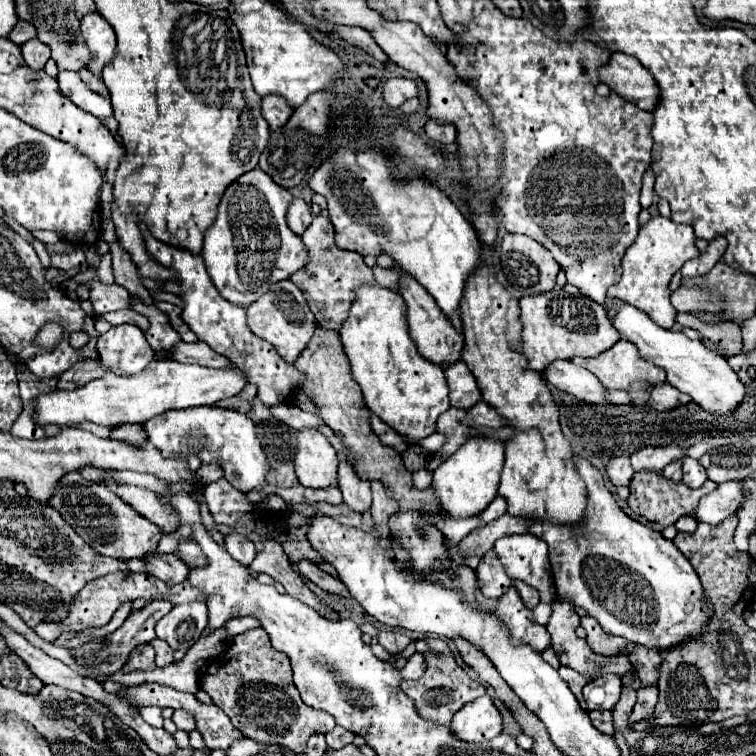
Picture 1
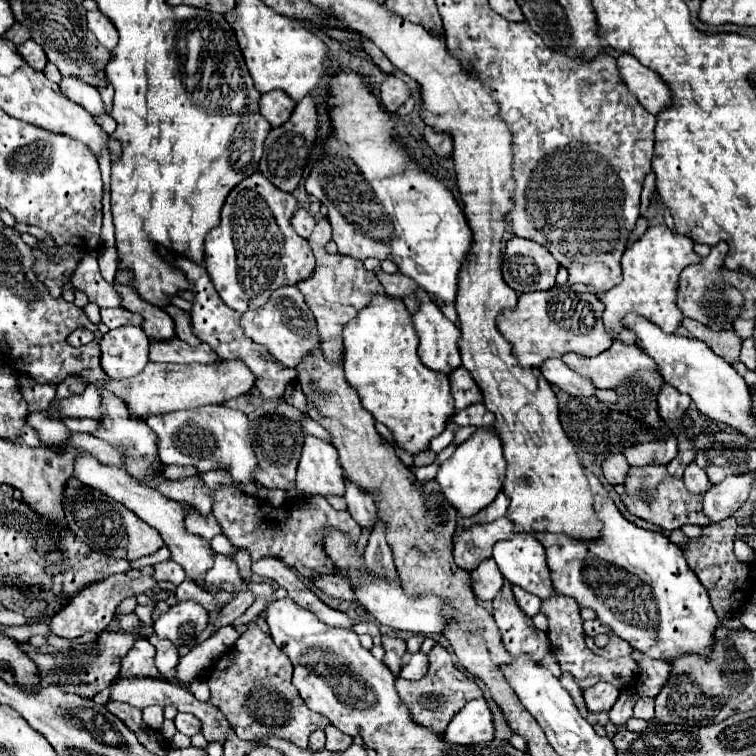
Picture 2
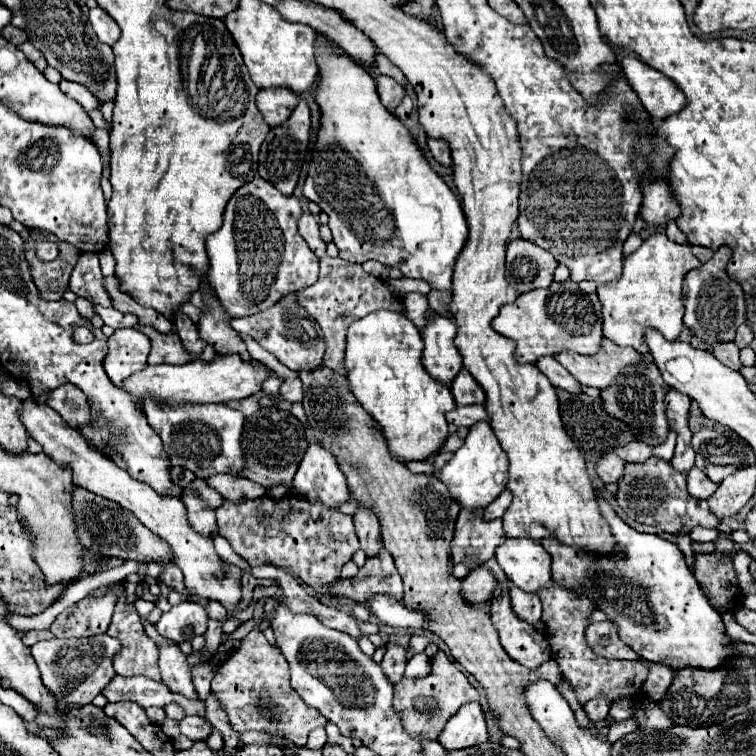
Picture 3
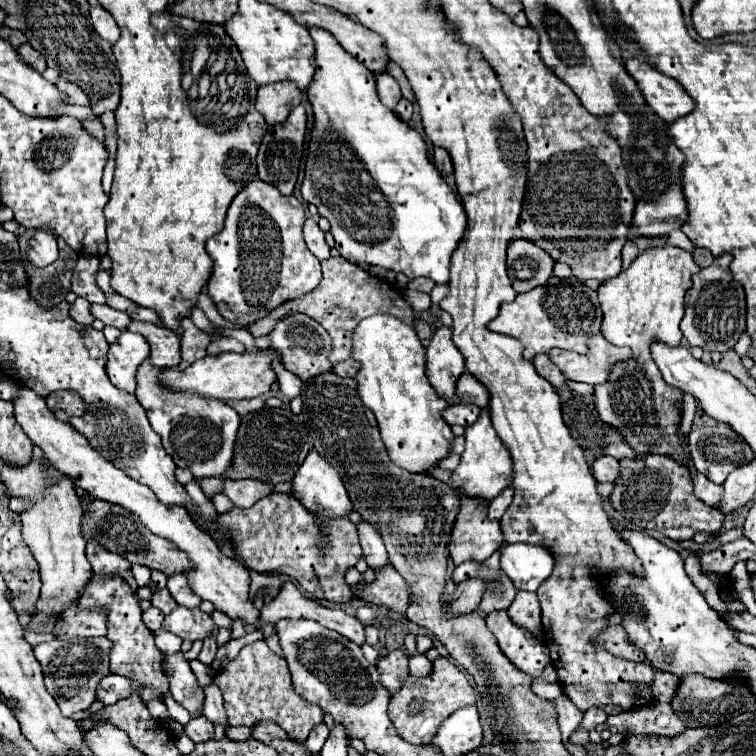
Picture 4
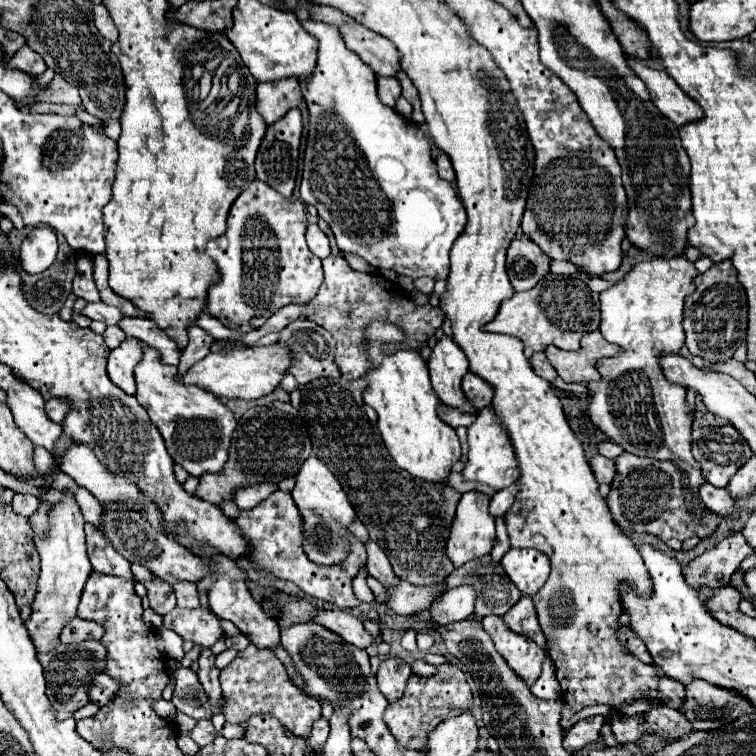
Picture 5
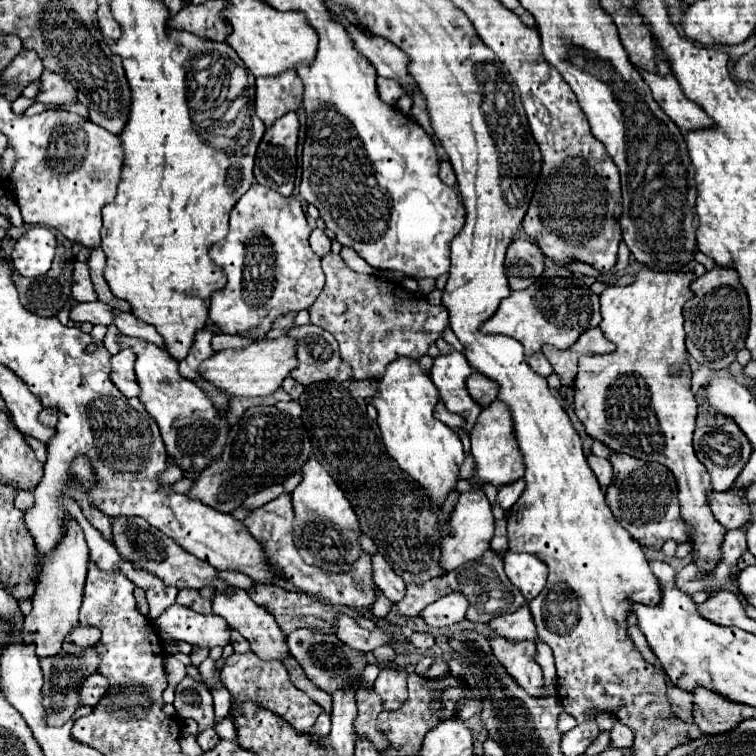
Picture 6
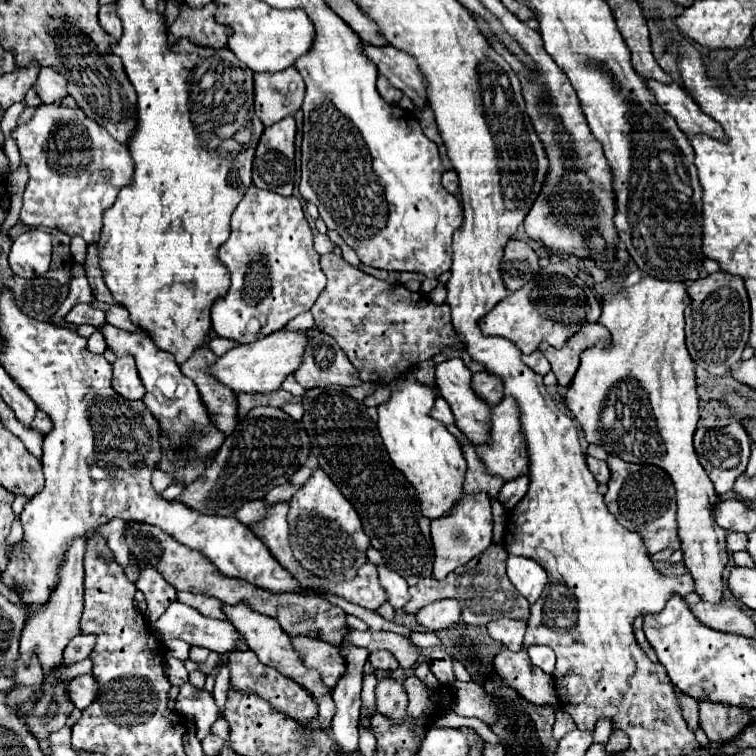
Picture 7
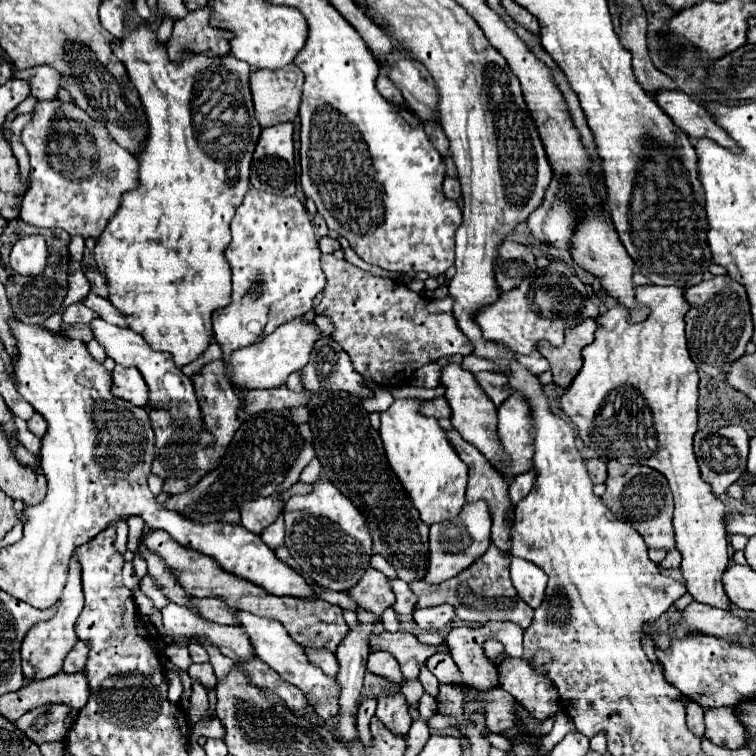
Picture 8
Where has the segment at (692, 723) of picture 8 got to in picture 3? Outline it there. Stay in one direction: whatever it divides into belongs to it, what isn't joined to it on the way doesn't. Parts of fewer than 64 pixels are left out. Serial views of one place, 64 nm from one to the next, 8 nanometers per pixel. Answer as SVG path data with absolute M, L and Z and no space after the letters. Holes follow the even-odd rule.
M648 662L648 678L642 684L642 692L648 700L658 702L664 698L670 682L674 678L674 670L672 668L664 668L664 664L652 664Z

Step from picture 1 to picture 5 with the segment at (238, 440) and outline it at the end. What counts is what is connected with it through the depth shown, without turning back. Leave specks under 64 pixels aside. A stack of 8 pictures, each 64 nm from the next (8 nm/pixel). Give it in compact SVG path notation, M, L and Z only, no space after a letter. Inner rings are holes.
M144 346L144 358L136 366L136 400L148 410L152 424L160 430L168 454L188 474L200 478L204 472L220 472L228 460L232 432L236 430L234 412L210 392L196 386L184 386L174 380L176 366L164 366L154 348Z

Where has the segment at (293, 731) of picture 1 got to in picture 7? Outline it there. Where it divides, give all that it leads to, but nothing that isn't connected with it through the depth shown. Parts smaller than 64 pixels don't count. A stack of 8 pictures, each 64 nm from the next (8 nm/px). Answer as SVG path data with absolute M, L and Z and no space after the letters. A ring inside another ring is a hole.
M248 650L248 652L232 652L230 658L228 658L228 670L230 670L230 686L234 690L238 690L242 694L258 694L272 708L276 708L278 712L284 712L292 720L306 724L306 722L310 722L312 718L318 716L316 700L300 684L296 684L292 678L284 676L276 668L270 668L268 664L262 664L252 650Z

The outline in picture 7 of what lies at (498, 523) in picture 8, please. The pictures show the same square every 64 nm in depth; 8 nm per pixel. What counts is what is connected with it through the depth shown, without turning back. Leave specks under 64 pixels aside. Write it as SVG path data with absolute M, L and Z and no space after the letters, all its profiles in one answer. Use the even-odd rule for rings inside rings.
M472 444L462 446L462 450L464 450L464 458L468 462L468 470L466 470L466 478L464 478L464 492L466 494L486 492L490 496L498 496L504 480L498 480L498 476L486 474L484 464L480 462Z

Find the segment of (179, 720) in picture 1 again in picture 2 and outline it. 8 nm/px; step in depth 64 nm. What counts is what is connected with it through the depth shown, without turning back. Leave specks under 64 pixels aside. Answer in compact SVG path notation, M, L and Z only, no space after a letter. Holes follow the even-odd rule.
M178 714L174 718L174 724L176 724L178 732L182 732L186 736L194 736L194 734L200 732L200 720L192 714Z

